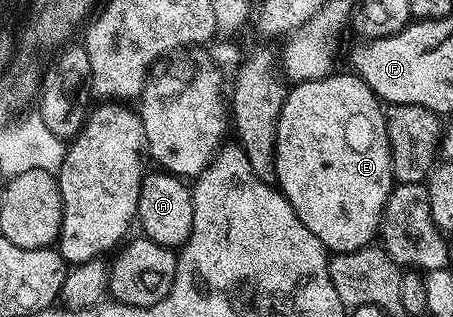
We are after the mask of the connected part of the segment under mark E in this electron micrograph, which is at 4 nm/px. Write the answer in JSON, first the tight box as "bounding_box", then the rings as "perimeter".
{"bounding_box":[275,72,393,254],"perimeter":[[[332,72],[326,78],[300,82],[287,91],[277,124],[275,177],[278,189],[297,212],[301,224],[321,240],[328,251],[348,254],[372,245],[379,233],[379,221],[393,189],[391,149],[387,139],[384,107],[368,86],[353,72]]]}

